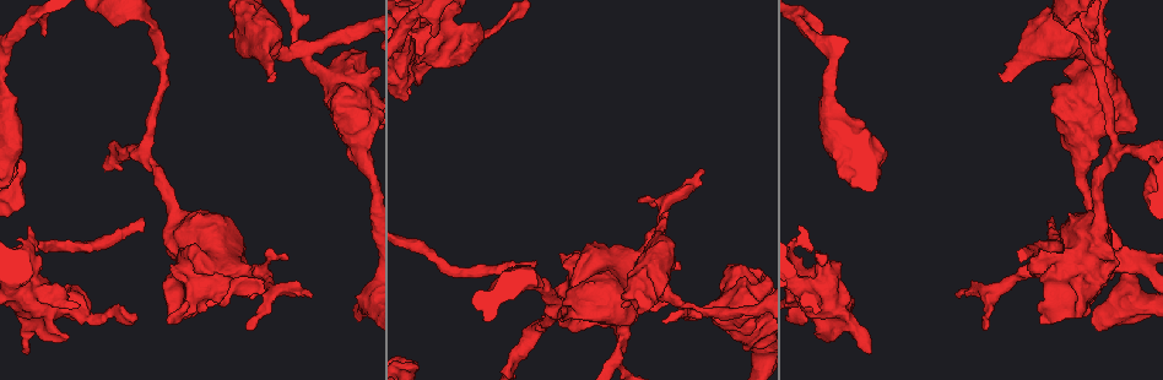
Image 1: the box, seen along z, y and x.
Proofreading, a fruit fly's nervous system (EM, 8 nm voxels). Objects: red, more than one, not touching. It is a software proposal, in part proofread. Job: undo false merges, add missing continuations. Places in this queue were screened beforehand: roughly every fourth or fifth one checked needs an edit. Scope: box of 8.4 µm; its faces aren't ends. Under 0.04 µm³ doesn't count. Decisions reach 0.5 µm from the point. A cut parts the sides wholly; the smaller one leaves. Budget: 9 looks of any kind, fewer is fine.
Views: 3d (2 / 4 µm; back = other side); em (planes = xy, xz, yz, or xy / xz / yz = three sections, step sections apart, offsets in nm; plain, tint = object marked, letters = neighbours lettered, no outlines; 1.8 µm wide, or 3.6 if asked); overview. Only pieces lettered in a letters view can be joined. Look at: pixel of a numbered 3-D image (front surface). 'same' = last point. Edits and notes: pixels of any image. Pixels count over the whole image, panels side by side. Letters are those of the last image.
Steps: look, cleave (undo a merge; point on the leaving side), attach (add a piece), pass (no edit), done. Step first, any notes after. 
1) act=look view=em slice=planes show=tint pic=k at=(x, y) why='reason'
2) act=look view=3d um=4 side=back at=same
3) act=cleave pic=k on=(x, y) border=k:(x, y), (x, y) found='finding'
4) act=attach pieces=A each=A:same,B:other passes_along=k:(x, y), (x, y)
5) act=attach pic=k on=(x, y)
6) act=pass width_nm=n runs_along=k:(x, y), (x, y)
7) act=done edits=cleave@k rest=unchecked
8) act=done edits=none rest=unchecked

act=look view=em slice=planes show=letters pic=1 at=(800, 228) why='free end'

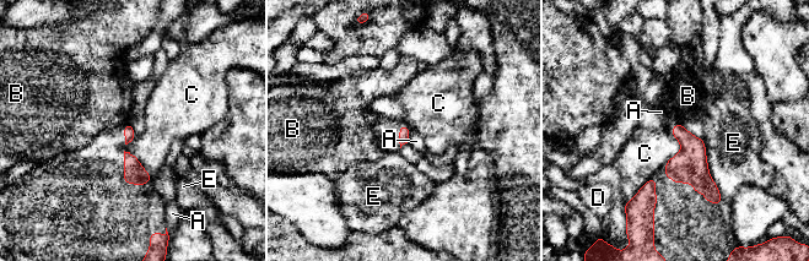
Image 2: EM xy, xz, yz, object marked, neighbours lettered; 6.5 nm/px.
act=pass longest_contact=E:420nm each=A:other,B:other,C:other,D:other,E:other border=2:(410, 130), (408, 141) found='no lettered piece goes on from it'

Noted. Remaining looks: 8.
act=look view=3d um=4 pic=1 at=(192, 302) why='calibre changes'

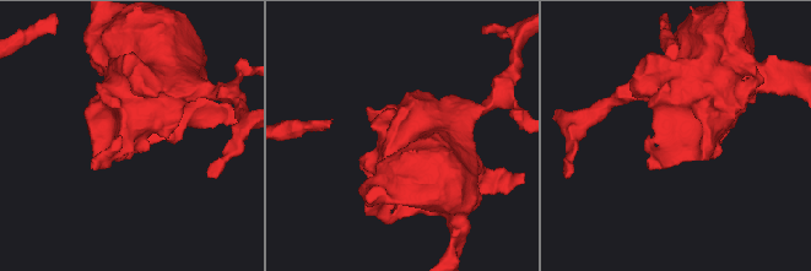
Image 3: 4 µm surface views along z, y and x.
act=look view=em slice=yz step=8 show=letters pic=3 at=(124, 139) why='shape alone is not enough'

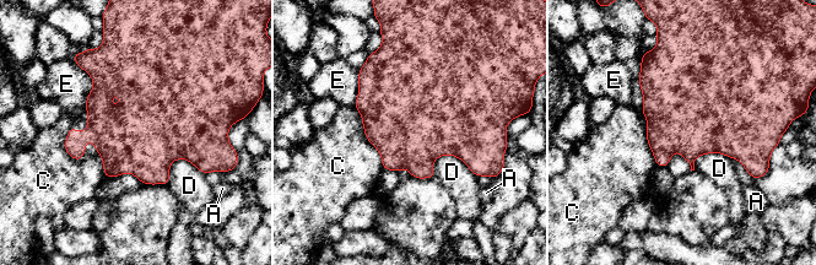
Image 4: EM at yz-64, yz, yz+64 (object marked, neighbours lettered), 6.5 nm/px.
act=pass each=A:other,C:other,D:other,E:other border=4:(82, 68), (92, 80), (87, 117) found='continuous, no second cell'

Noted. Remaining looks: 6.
act=look view=em slice=xy step=4 show=letters pic=1 at=(21, 207) why='thick end'

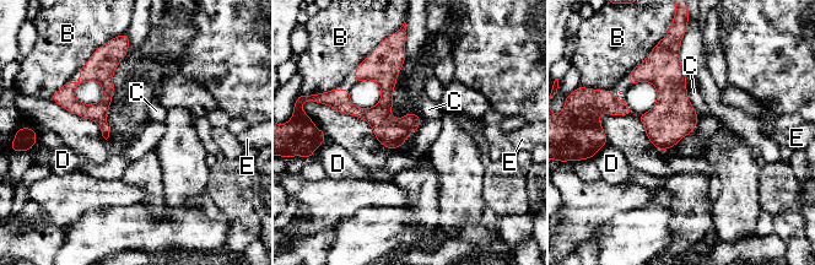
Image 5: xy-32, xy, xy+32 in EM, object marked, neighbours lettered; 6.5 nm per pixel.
act=pass width_nm=200 each=B:other,C:other,D:other,E:other found='no lettered piece goes on from it'

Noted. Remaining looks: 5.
act=look view=em slice=yz step=4 show=letters pic=1 at=(41, 32) why='free end'

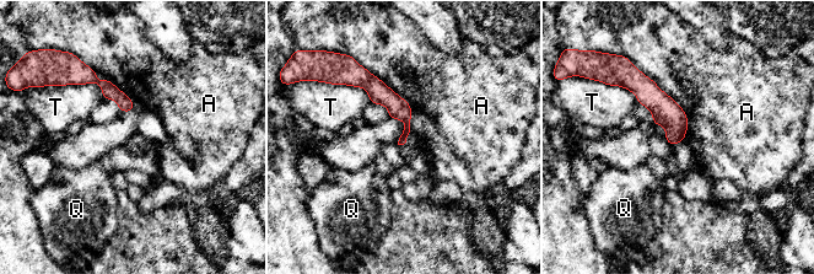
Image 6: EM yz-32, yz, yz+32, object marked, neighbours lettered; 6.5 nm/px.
act=look view=em slice=planes show=letters at=same why='cut it another way'

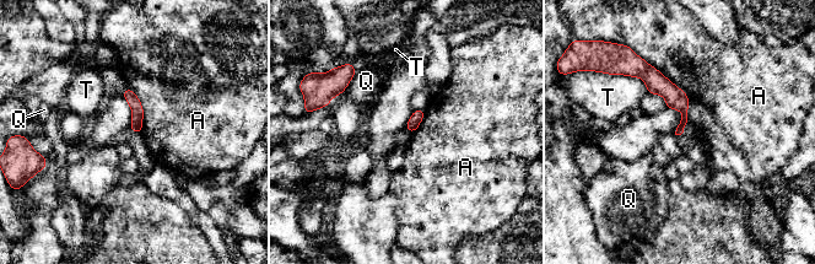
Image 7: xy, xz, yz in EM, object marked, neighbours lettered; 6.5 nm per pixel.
act=pass longest_contact=A:440nm each=A:other,Q:other,T:other border=7:(637, 54), (657, 68), (689, 97) found='no lettered piece goes on from it'

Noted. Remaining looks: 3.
act=done edits=none rest=unchecked

